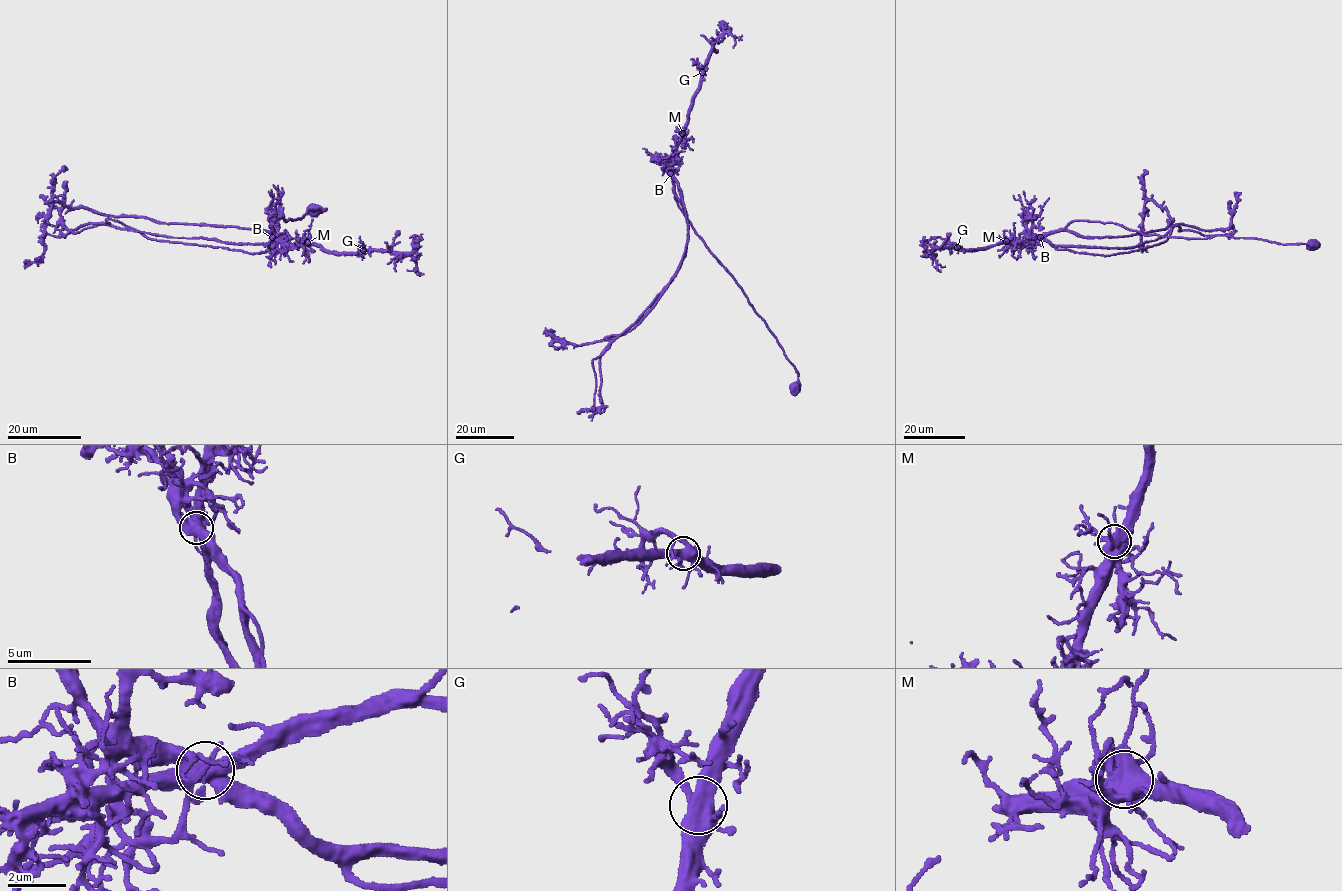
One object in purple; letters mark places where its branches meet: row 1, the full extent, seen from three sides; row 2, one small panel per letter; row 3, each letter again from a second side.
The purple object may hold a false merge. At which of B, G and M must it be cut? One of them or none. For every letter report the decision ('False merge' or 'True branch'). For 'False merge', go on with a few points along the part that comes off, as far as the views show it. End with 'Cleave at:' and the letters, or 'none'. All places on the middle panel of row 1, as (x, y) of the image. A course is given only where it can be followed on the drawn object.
B: False merge. Course of the part to remove: (670, 174), (679, 186), (687, 222), (685, 255), (674, 278), (601, 355), (601, 407), (594, 408), (593, 412)
G: True branch
M: True branch
Cleave at: B

